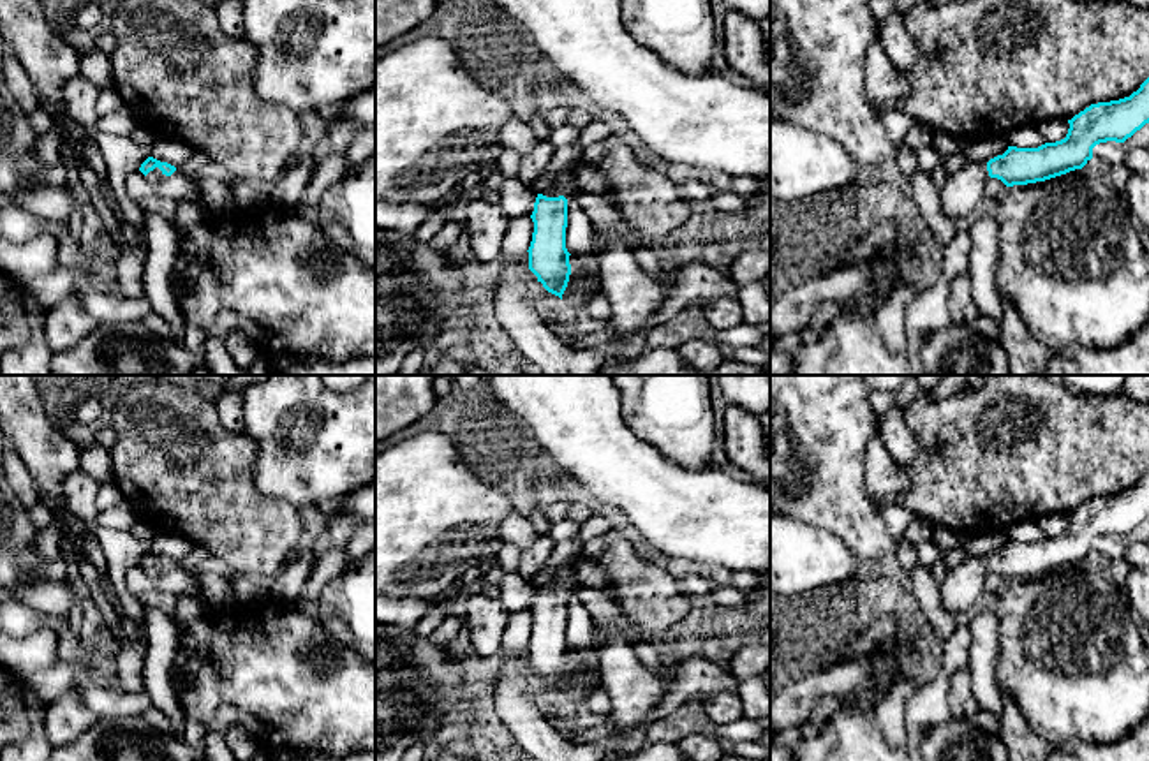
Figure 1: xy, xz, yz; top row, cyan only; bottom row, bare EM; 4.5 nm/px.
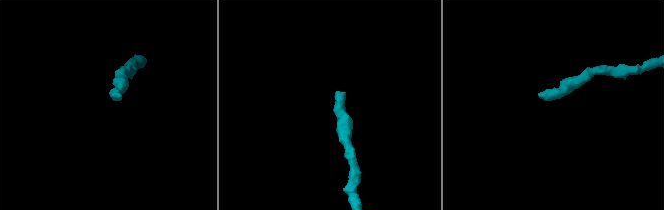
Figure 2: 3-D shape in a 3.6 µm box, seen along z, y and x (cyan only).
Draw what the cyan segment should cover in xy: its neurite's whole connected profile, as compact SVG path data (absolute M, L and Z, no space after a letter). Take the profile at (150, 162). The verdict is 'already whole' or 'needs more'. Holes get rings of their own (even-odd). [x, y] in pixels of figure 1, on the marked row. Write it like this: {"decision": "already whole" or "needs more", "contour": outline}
{"decision": "needs more", "contour": "M148 157L139 171L148 178L148 180L153 180L153 181L159 181L159 180L164 180L166 176L171 176L173 173L180 171L176 169L174 166L167 164L167 162L160 162L153 157Z"}

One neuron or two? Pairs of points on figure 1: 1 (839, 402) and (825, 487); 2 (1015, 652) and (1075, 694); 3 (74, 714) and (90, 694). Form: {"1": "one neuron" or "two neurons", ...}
{"1": "one neuron", "2": "one neuron", "3": "two neurons"}

